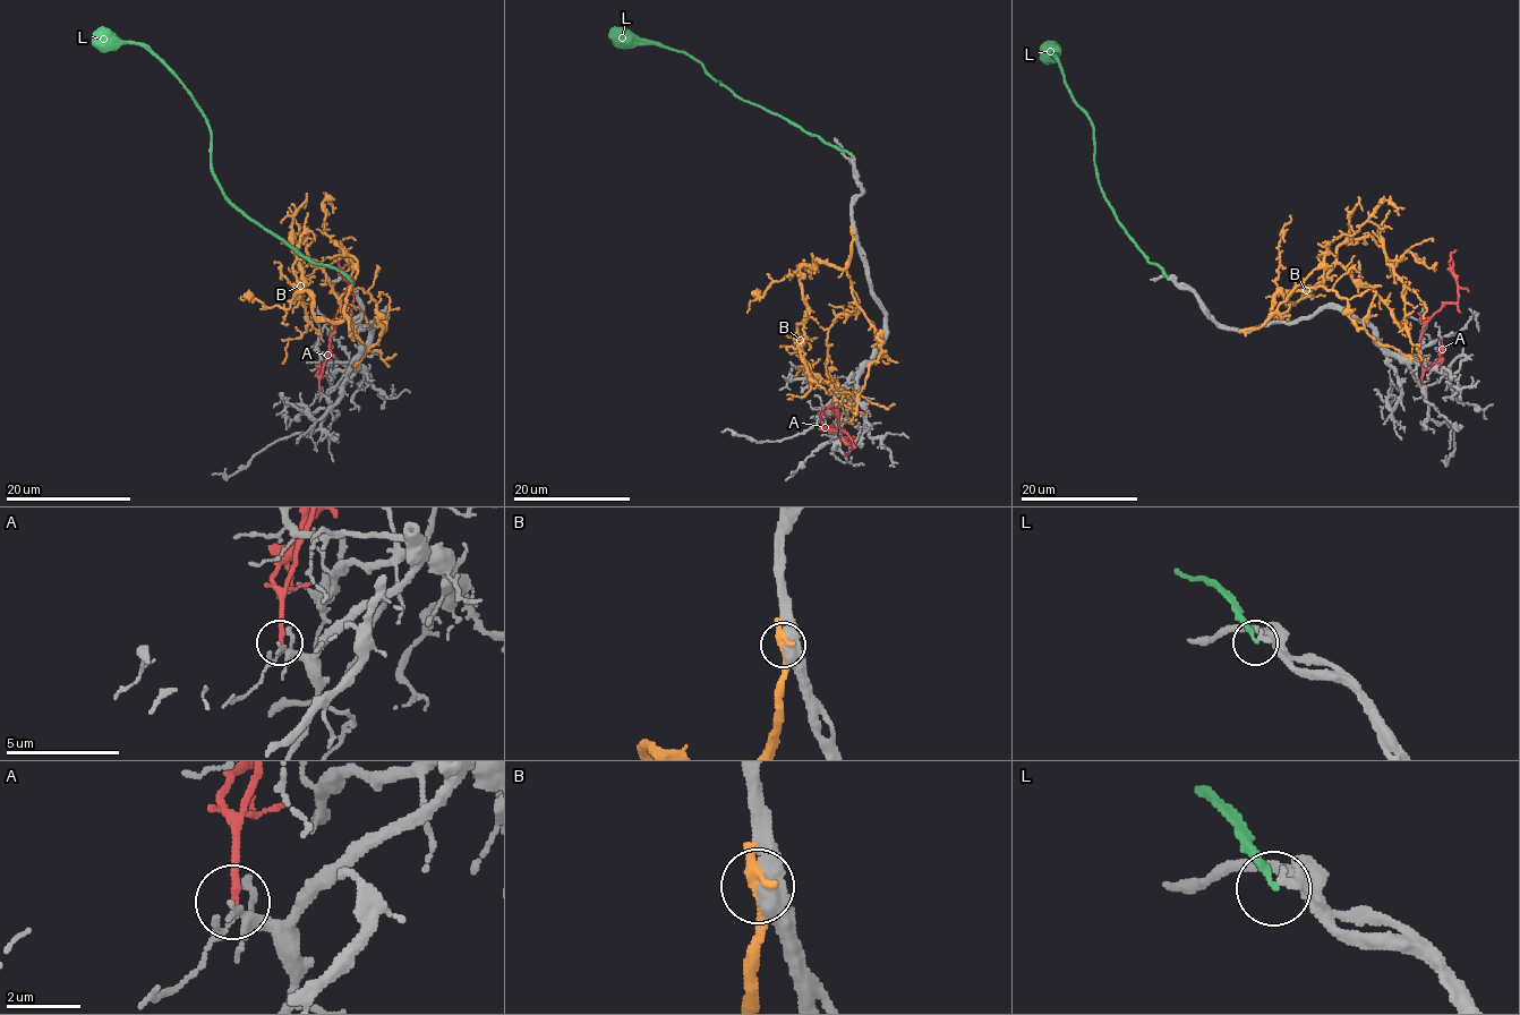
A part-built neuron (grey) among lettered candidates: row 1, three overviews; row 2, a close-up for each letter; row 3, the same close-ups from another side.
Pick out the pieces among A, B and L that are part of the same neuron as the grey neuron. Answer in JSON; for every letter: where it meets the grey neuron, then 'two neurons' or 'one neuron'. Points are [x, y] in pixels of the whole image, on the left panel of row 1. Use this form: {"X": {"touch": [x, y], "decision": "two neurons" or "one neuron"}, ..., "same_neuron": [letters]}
{"A": {"touch": [318, 392], "decision": "two neurons"}, "B": {"touch": [350, 334], "decision": "two neurons"}, "L": {"touch": [351, 281], "decision": "one neuron"}, "same_neuron": ["L"]}

